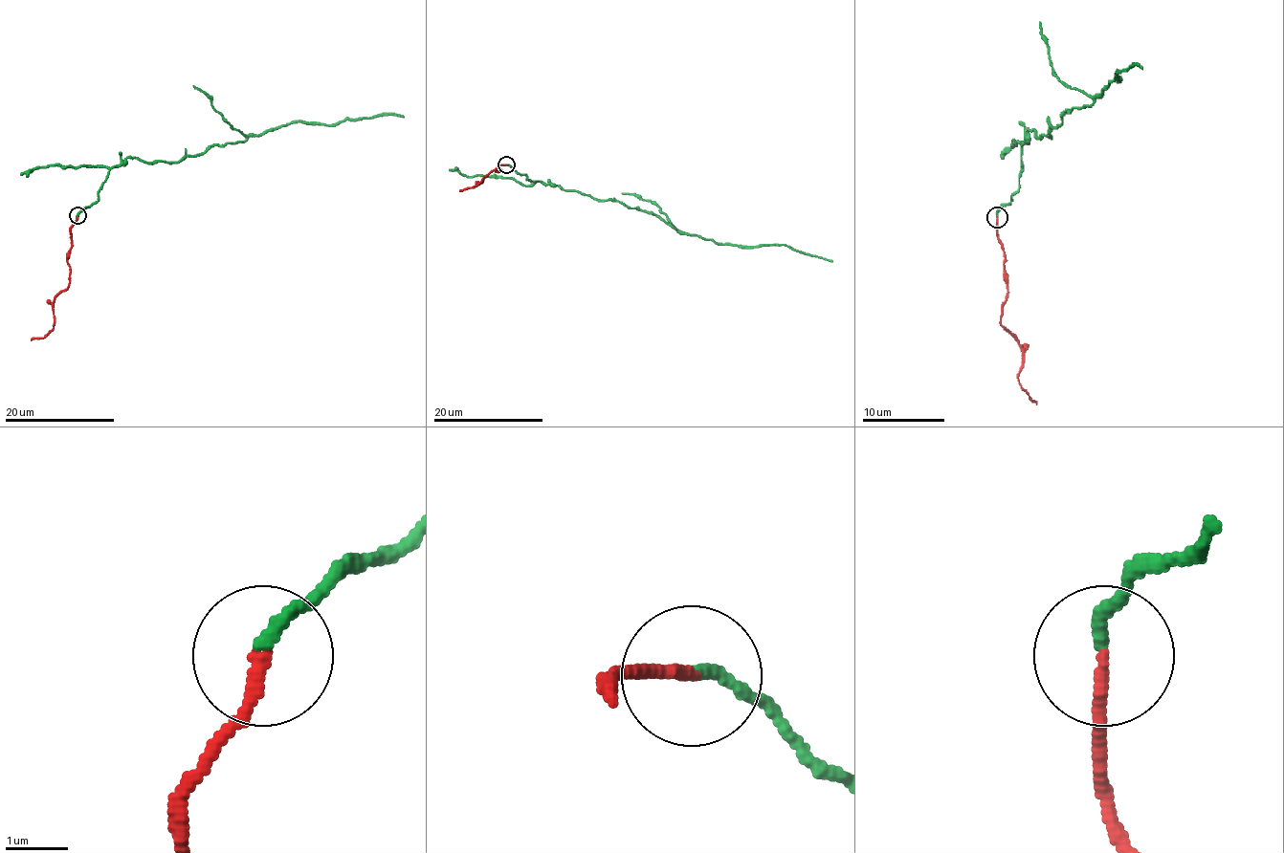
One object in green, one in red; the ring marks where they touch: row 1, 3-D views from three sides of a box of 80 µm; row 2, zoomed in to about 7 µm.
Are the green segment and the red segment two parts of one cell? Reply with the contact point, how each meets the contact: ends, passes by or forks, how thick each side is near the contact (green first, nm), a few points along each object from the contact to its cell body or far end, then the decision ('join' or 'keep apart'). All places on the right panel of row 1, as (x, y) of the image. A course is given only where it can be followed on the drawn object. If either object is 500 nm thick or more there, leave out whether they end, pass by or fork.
at (997, 217); green ends there; red ends there; 220 nm thick on the green side, 200 nm on the other; green runs (998, 216), (1018, 189), (1029, 130), (1050, 136), (1068, 112), (1119, 80), (1117, 73), (1141, 68); red runs (998, 216), (998, 237), (1004, 251), (1008, 282), (1000, 323), (1020, 348), (1020, 387), (1037, 404); join

